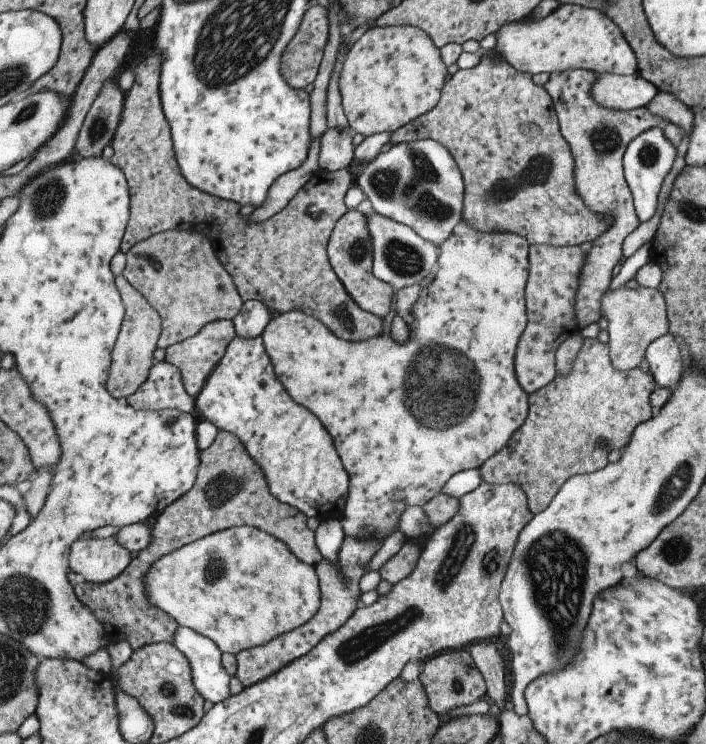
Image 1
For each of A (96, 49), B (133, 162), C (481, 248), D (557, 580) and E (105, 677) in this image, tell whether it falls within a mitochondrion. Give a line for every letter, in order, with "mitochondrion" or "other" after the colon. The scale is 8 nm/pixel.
A: other
B: other
C: other
D: mitochondrion
E: other

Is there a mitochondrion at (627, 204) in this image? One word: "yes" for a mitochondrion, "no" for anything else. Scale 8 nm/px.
no

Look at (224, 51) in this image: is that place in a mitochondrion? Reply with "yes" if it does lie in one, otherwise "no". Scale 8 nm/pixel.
yes

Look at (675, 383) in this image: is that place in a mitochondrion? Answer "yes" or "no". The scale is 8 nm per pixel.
no

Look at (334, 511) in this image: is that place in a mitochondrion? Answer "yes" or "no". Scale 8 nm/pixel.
no

